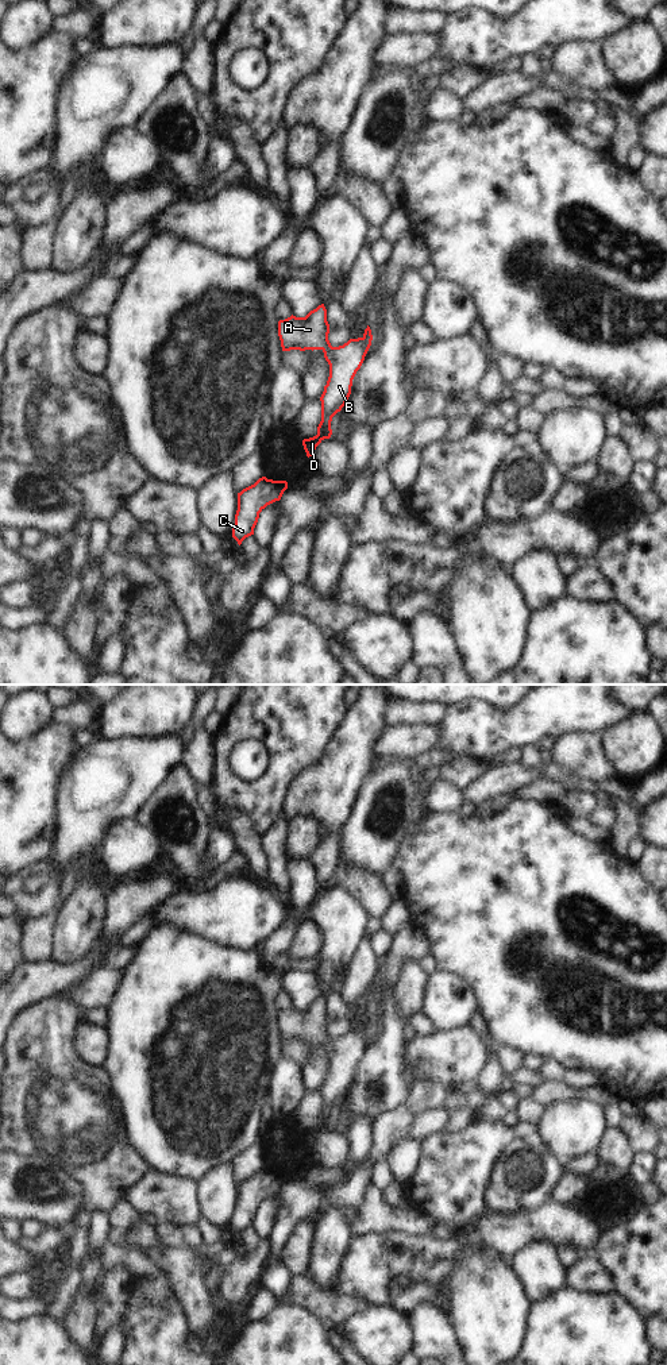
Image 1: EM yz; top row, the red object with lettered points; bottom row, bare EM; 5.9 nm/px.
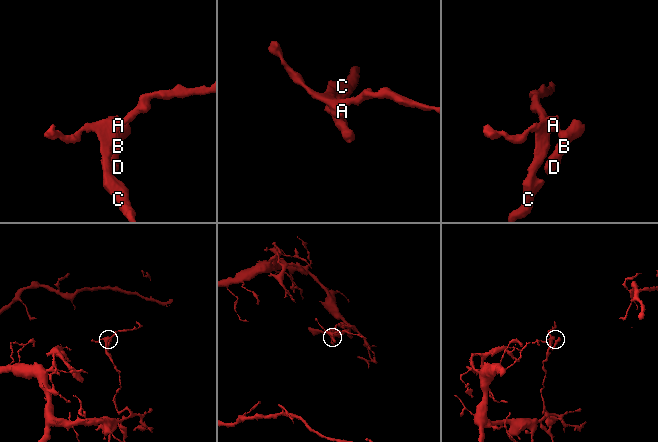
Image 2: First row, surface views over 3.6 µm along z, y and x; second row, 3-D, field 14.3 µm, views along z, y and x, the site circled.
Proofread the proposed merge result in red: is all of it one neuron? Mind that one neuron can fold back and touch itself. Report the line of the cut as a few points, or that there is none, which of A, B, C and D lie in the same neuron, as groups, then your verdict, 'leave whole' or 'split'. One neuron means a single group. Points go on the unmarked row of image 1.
no cut | A B C D | leave whole

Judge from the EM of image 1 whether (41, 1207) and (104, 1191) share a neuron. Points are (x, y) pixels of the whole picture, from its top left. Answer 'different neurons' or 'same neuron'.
different neurons

